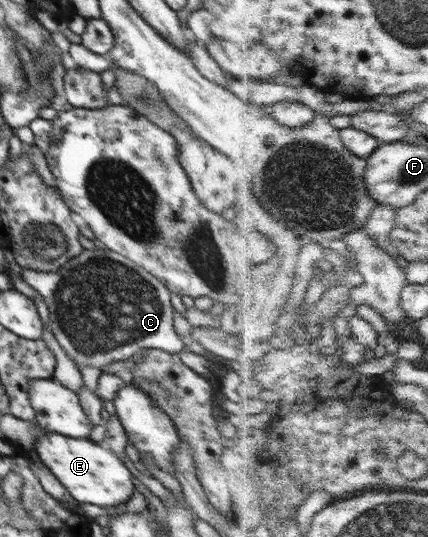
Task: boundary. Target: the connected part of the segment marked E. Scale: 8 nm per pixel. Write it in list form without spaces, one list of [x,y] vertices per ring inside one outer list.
[[[47,432],[33,447],[40,461],[56,475],[56,479],[60,479],[60,483],[70,491],[76,503],[92,504],[103,508],[116,507],[120,503],[126,503],[136,490],[132,473],[106,443],[96,443],[90,439],[74,439]]]

